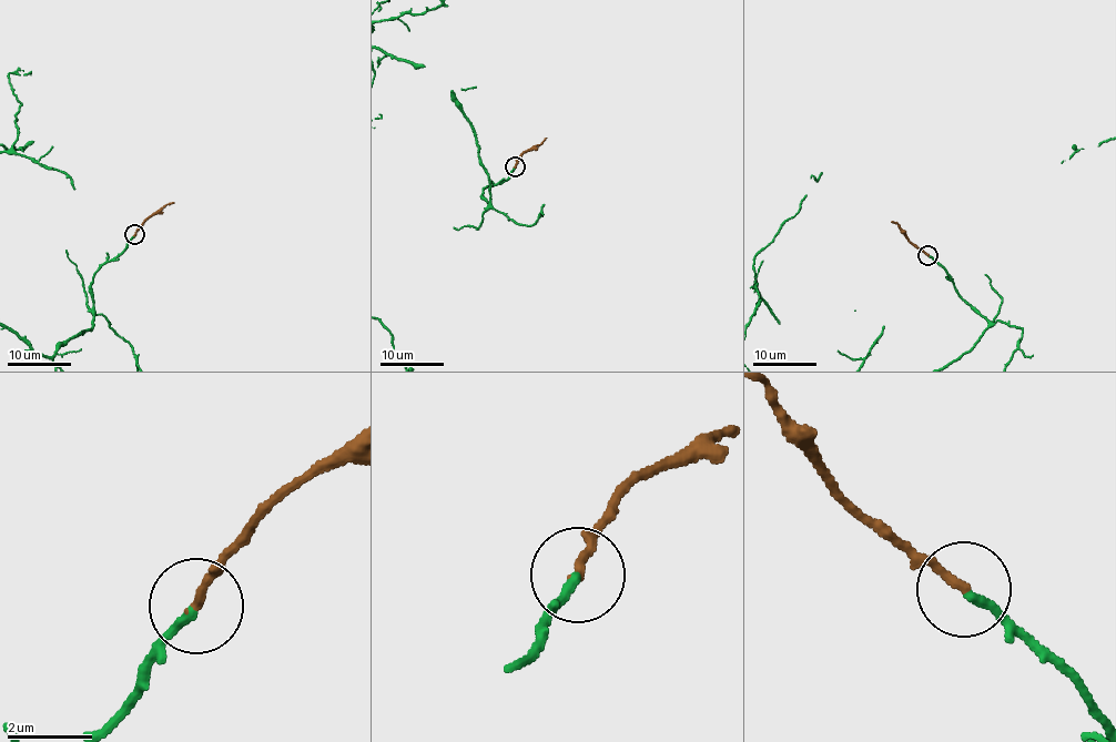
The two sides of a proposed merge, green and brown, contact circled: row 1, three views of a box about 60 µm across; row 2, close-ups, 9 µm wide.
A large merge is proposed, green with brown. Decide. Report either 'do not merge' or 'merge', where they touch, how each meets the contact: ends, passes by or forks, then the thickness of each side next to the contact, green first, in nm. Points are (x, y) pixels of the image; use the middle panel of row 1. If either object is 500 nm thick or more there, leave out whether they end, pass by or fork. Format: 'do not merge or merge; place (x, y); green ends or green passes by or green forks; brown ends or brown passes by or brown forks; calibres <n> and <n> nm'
merge; place (515, 166); green ends; brown ends; calibres 200 and 200 nm

